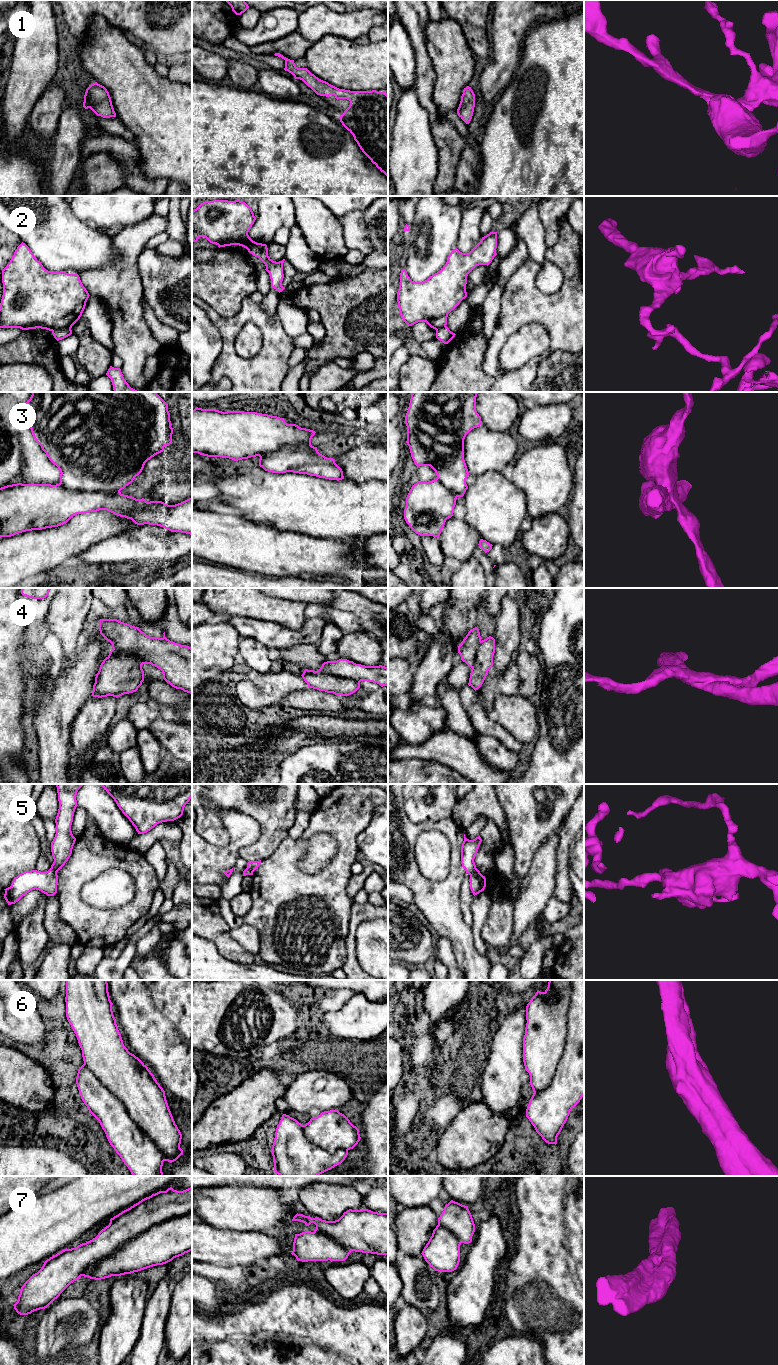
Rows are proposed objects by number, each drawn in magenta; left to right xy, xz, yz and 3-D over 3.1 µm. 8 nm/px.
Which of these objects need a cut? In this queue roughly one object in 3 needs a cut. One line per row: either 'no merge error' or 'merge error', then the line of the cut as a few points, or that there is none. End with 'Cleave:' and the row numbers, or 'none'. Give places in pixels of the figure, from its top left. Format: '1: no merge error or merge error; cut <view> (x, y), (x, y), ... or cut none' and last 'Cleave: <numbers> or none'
1: no merge error; cut none
2: merge error; cut xy (70, 327), (52, 331)
3: merge error; cut xy (59, 483), (68, 488), (83, 491), (119, 492)
4: merge error; cut xz (317, 670), (336, 676), (350, 677), (359, 682)
5: merge error; cut yz (476, 868), (470, 875)
6: merge error; cut yz (571, 980), (564, 1049), (551, 1082), (544, 1089), (534, 1092)
7: no merge error; cut none
Cleave: 2, 3, 4, 5, 6

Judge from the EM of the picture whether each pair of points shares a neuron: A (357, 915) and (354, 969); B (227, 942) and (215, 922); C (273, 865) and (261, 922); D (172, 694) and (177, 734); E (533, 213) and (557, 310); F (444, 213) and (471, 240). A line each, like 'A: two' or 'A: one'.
A: one
B: one
C: one
D: two
E: two
F: two

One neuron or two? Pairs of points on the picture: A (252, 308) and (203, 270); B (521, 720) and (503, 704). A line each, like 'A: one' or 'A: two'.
A: two
B: one

